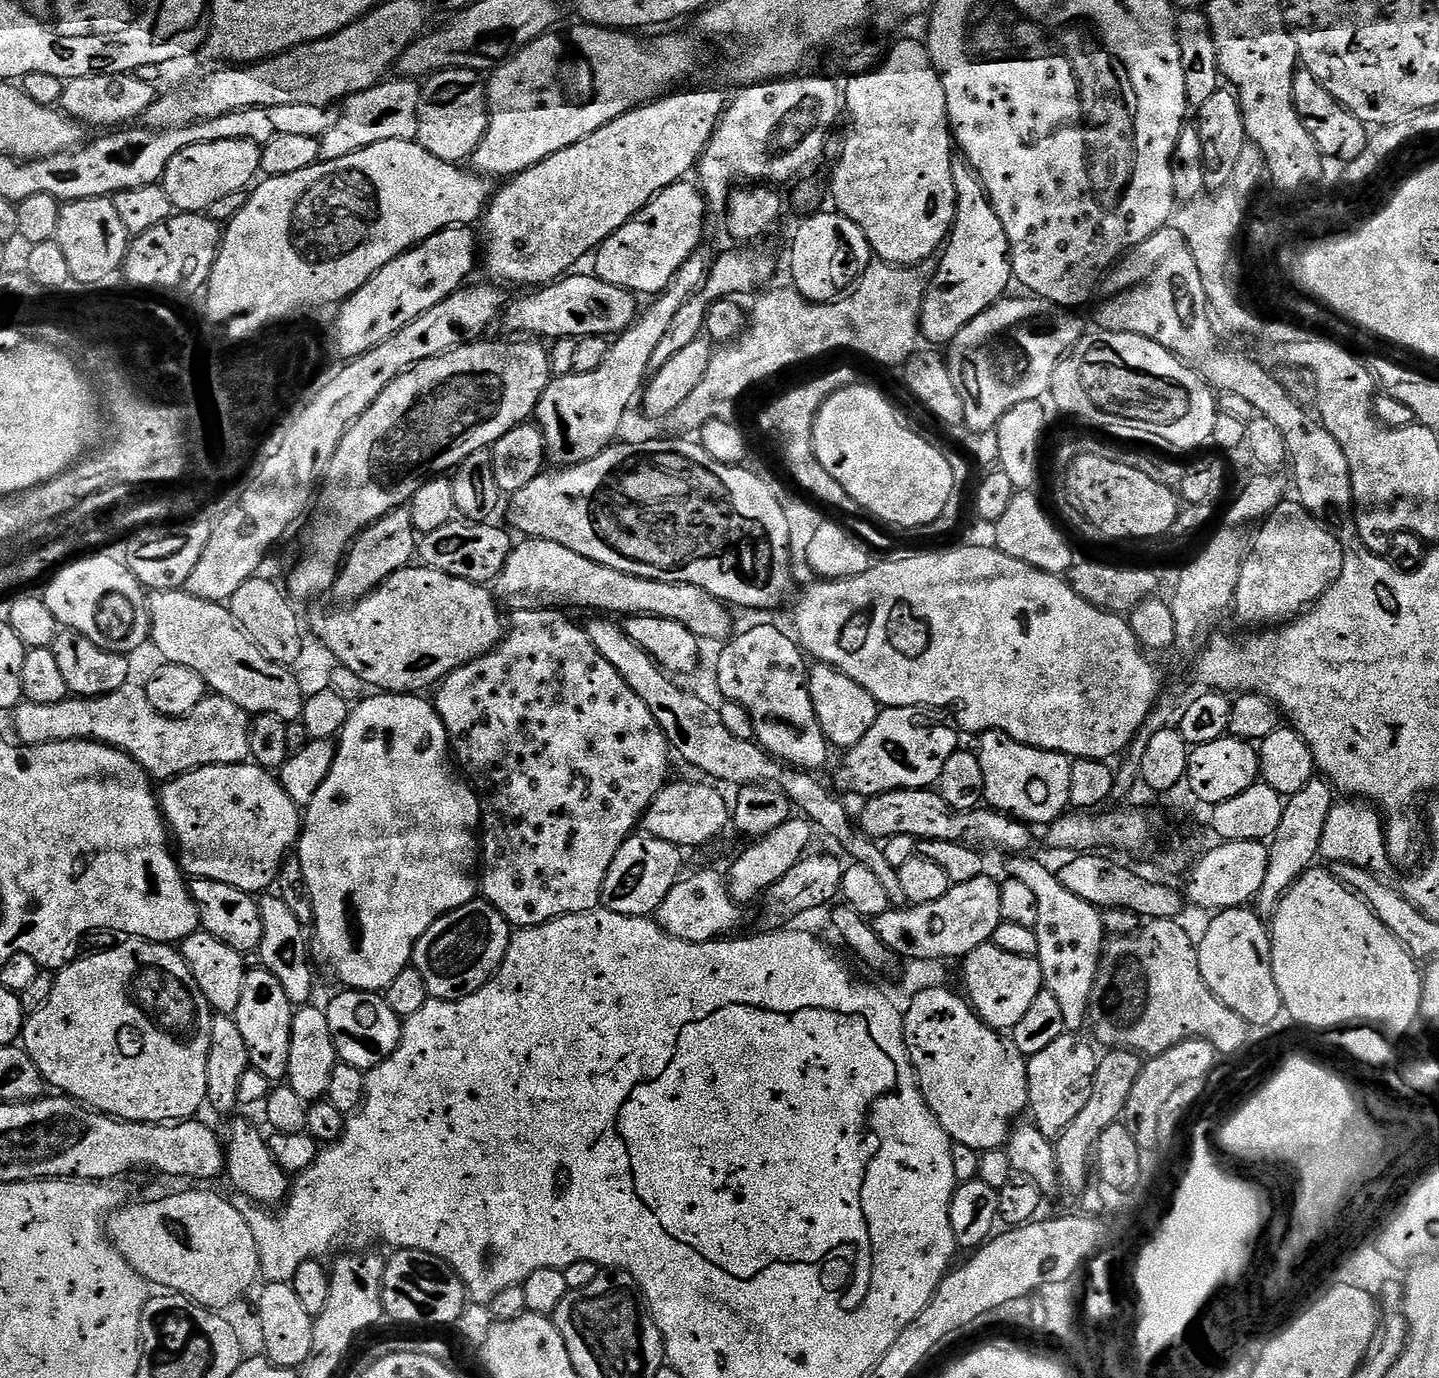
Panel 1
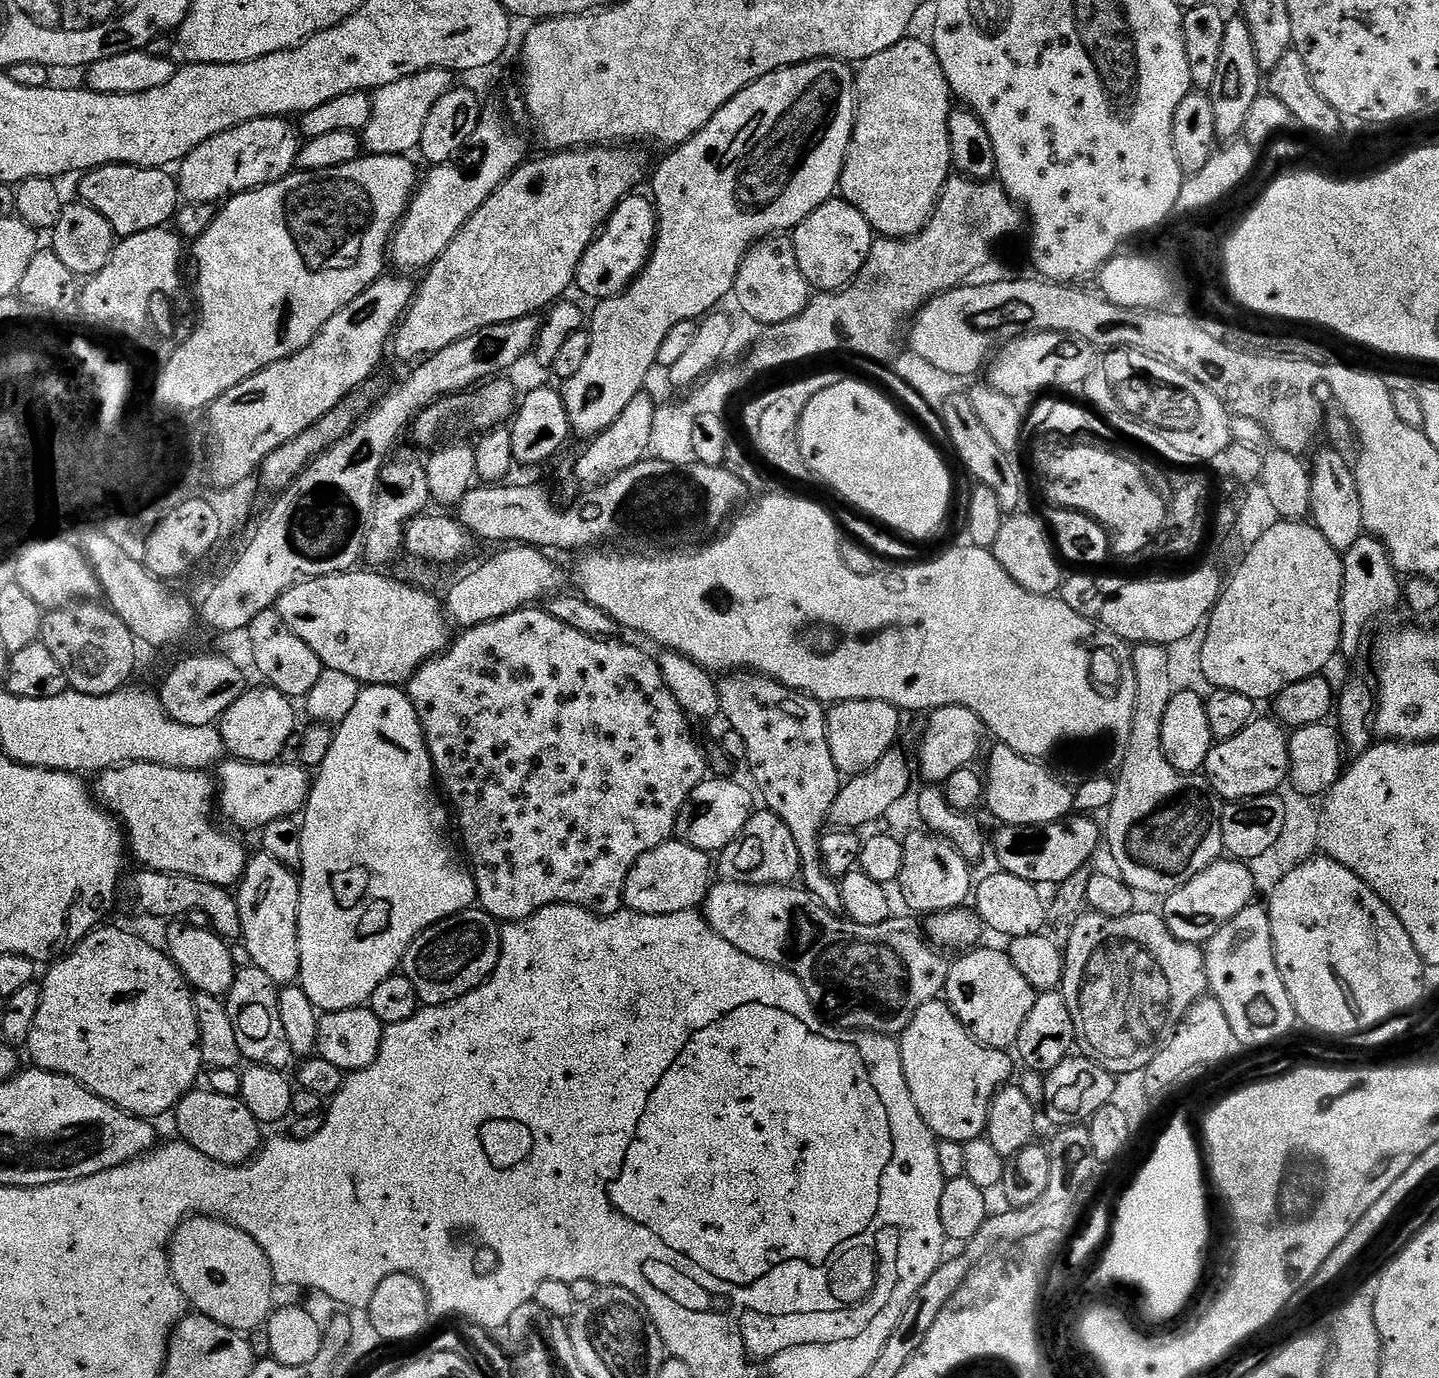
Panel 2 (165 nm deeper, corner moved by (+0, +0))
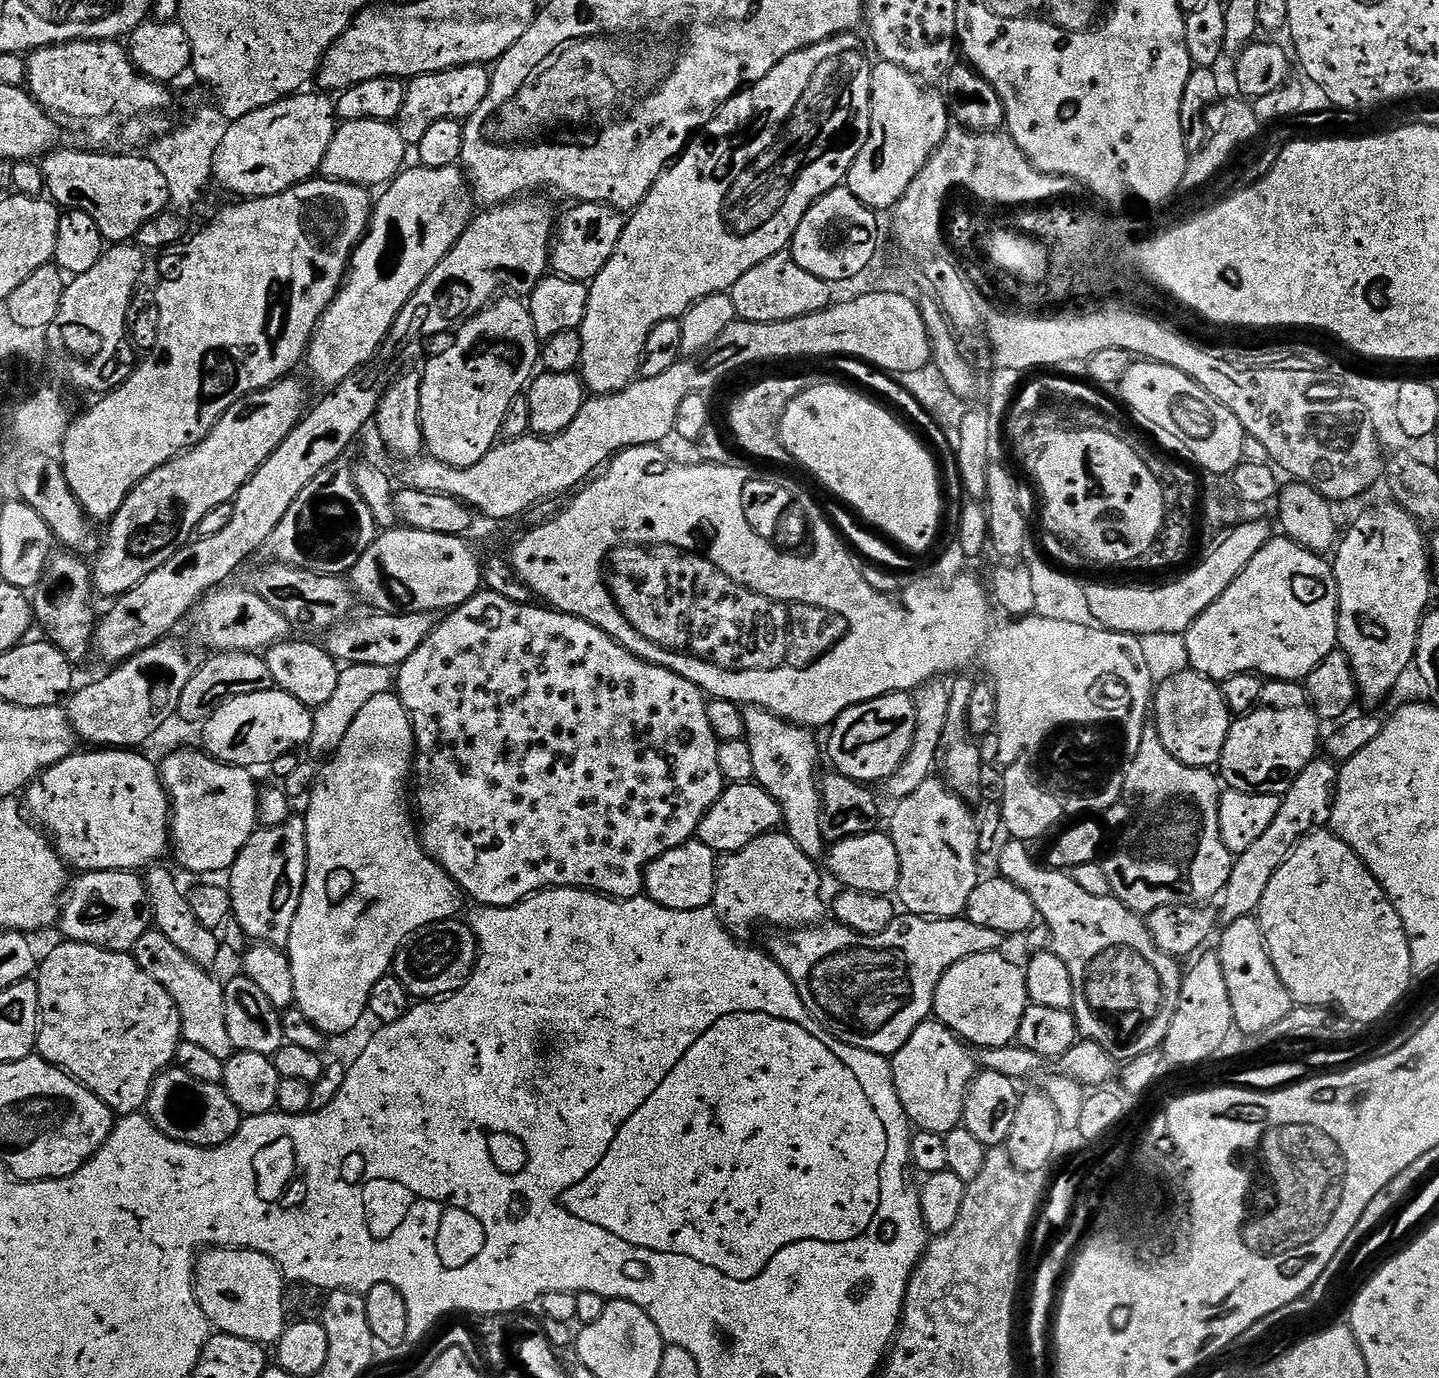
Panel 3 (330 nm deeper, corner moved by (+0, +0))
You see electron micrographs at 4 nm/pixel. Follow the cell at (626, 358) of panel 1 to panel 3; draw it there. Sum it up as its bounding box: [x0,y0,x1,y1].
[578,34,873,396]

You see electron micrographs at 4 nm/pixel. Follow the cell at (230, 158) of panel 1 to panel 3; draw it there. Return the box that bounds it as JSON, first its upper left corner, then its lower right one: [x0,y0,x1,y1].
[211,91,338,198]

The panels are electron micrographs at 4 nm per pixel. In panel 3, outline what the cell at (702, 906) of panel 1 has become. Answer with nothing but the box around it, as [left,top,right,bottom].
[766,915,1006,1057]

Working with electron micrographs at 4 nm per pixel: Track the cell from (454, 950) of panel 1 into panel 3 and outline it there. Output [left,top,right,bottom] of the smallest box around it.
[394,918,477,998]

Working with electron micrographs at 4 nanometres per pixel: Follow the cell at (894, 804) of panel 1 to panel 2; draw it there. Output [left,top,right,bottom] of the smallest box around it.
[996,814,1102,886]

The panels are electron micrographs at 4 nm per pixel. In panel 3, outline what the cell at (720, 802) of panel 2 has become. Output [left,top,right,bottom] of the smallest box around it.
[698,784,783,854]

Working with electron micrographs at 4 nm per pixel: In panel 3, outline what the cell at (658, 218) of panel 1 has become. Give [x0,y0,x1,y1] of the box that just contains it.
[550,202,626,282]

